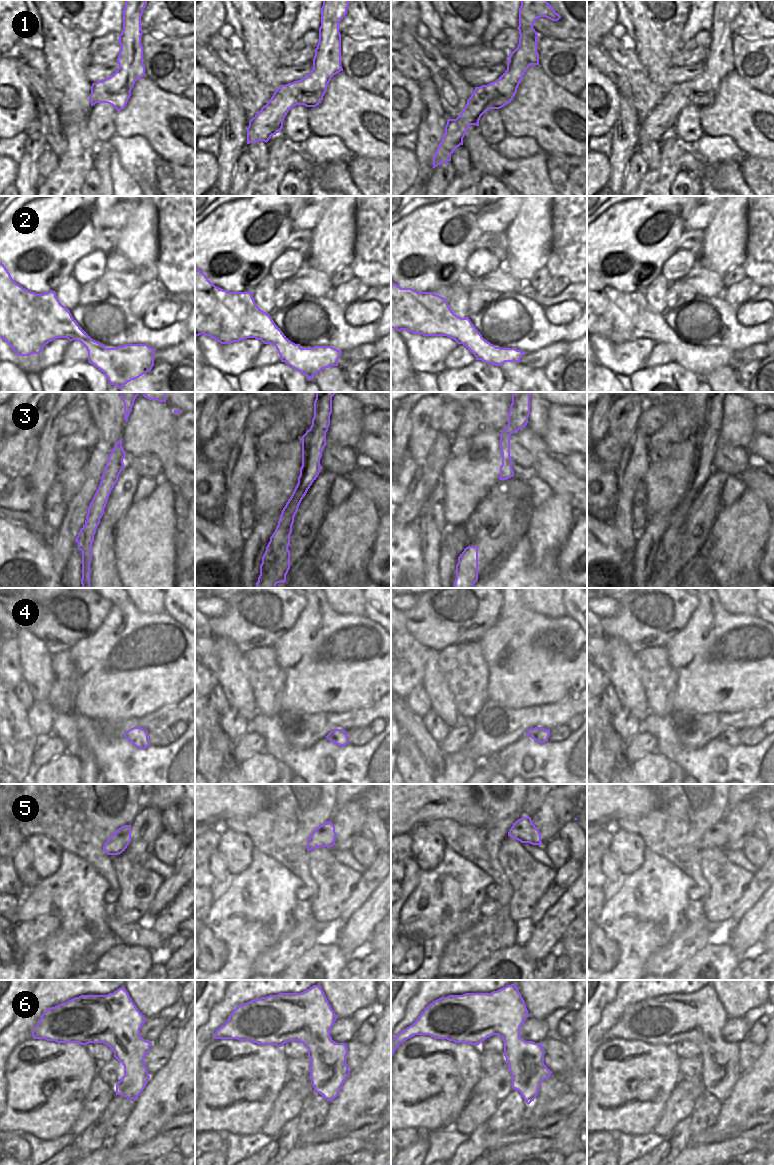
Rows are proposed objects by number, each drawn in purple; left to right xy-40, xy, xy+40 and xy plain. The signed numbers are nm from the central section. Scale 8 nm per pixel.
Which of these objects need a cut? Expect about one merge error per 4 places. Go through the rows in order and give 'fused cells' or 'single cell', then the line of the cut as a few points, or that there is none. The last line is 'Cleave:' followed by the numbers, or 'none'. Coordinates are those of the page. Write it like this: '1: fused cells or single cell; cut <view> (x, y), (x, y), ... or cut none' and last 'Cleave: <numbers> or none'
1: single cell; cut none
2: single cell; cut none
3: fused cells; cut xy (312, 423), (319, 429), (326, 431)
4: single cell; cut none
5: single cell; cut none
6: single cell; cut none
Cleave: 3

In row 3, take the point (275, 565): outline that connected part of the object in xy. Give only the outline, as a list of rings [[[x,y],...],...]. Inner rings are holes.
[[[312,424],[310,429],[302,436],[302,466],[300,468],[300,475],[298,477],[298,483],[282,510],[278,525],[270,537],[270,541],[266,547],[266,551],[262,557],[262,563],[260,565],[260,575],[256,583],[255,588],[276,588],[277,583],[285,583],[286,575],[290,569],[290,551],[288,549],[290,545],[290,535],[292,533],[292,525],[294,523],[294,517],[298,511],[298,507],[306,495],[308,489],[312,483],[318,477],[320,471],[320,459],[322,457],[322,451],[326,443],[326,431],[319,430],[315,424]]]

